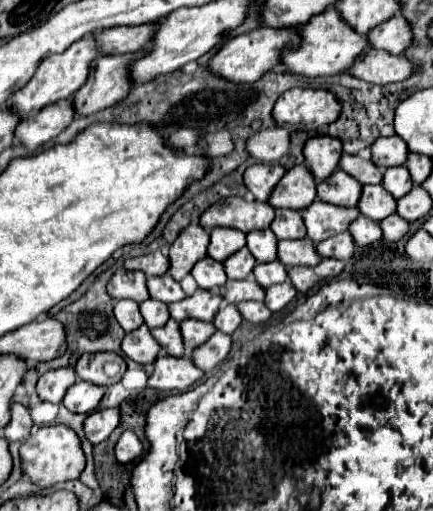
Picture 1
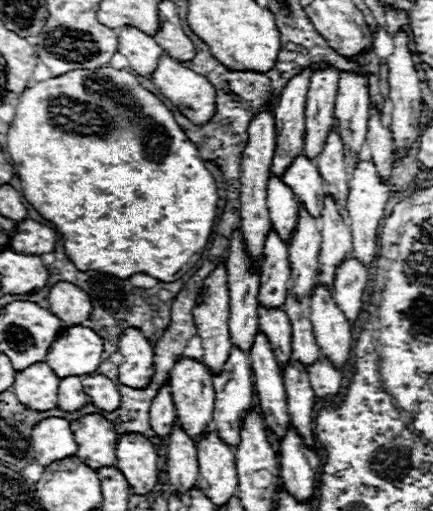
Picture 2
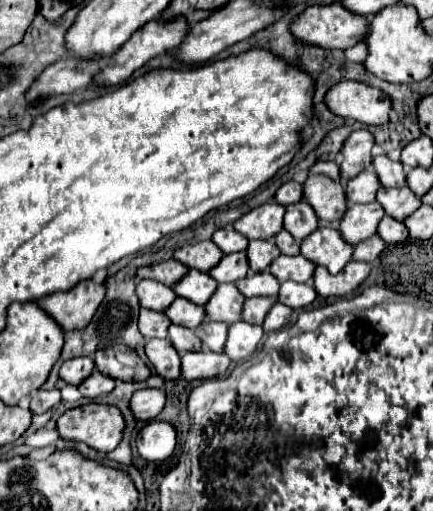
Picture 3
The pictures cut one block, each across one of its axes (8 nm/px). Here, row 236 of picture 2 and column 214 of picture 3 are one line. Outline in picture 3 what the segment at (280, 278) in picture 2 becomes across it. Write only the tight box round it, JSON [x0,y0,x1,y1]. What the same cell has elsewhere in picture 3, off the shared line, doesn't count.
[208,252,248,282]

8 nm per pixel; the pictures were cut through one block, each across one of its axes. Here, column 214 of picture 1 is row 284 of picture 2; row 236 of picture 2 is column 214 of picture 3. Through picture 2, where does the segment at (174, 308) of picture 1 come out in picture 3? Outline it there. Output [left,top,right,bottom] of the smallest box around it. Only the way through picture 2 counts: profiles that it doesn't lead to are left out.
[204,284,244,324]

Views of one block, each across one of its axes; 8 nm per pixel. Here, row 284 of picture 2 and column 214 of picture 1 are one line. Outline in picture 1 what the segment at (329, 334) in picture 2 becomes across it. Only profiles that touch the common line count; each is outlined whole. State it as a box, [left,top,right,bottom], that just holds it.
[214,304,242,334]

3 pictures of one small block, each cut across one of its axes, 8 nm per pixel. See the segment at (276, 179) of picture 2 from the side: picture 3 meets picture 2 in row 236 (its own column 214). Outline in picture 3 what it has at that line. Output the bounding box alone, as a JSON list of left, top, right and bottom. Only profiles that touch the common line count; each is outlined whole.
[172,270,216,306]

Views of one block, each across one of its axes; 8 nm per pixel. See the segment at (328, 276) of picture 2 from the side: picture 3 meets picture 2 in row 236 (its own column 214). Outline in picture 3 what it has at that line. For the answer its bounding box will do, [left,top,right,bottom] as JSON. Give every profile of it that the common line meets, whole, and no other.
[196,320,228,352]

